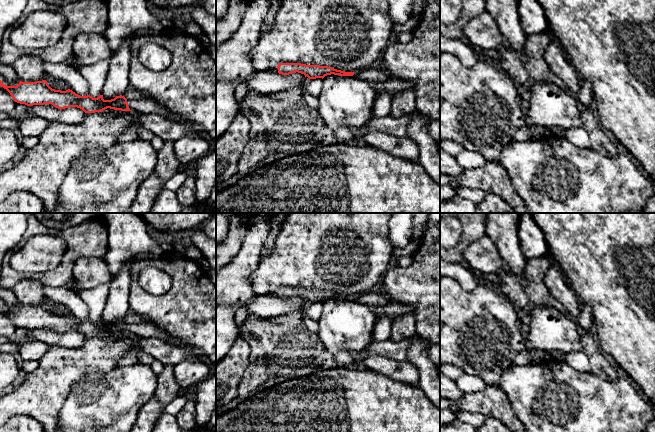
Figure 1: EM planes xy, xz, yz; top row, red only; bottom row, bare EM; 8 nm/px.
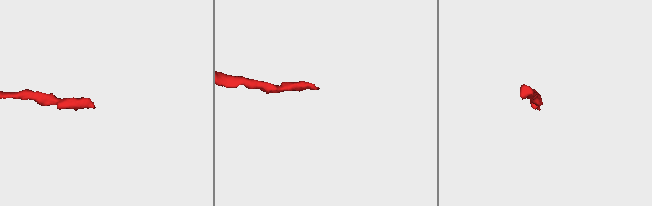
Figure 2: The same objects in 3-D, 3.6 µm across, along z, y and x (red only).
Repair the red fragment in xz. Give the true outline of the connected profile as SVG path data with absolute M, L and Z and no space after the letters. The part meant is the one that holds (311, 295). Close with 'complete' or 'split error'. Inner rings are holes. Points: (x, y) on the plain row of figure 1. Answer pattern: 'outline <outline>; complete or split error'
outline M280 287L277 291L279 298L289 299L298 296L304 298L309 303L323 303L325 300L331 298L339 300L355 300L367 305L377 314L377 316L394 318L406 313L414 314L412 307L391 299L384 295L379 289L356 296L345 296L328 290L306 289L301 287Z; split error

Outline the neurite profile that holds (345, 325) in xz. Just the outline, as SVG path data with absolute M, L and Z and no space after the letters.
M325 300L317 321L325 355L341 351L353 354L364 349L372 341L377 317L367 305L355 300Z

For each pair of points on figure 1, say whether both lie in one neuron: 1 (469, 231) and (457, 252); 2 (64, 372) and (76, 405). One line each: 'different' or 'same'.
1: same
2: different

